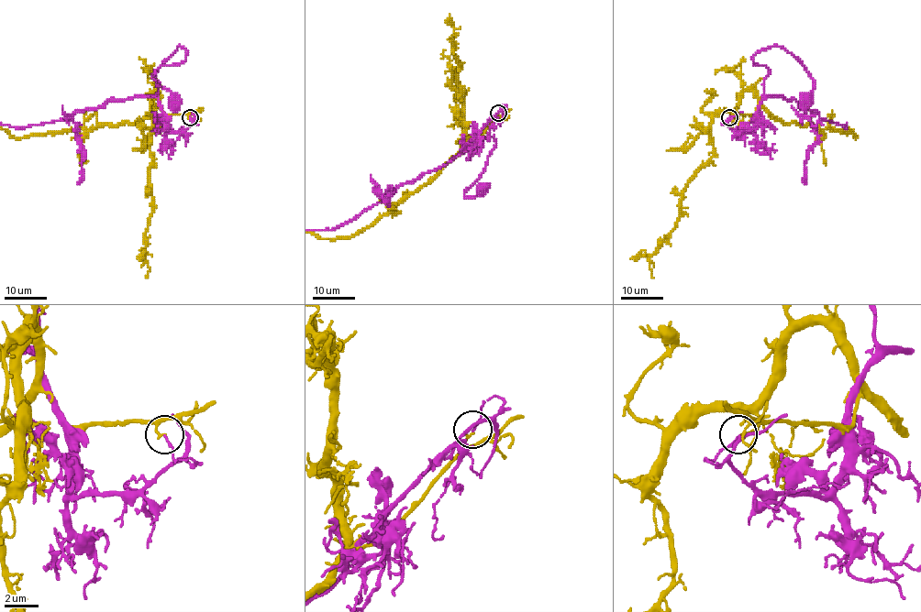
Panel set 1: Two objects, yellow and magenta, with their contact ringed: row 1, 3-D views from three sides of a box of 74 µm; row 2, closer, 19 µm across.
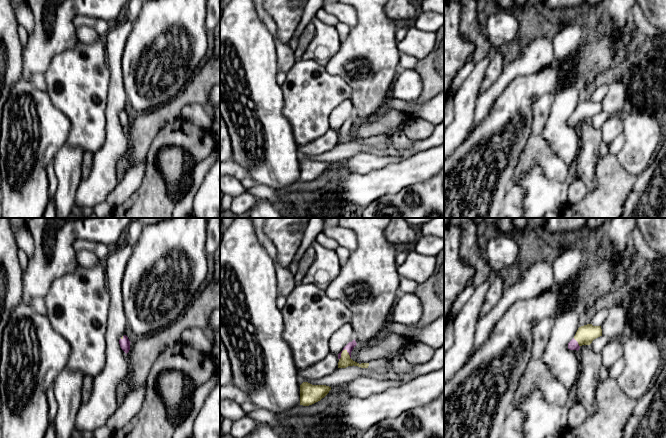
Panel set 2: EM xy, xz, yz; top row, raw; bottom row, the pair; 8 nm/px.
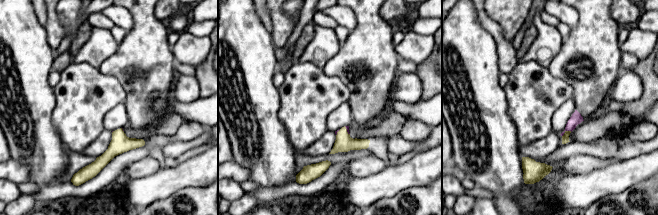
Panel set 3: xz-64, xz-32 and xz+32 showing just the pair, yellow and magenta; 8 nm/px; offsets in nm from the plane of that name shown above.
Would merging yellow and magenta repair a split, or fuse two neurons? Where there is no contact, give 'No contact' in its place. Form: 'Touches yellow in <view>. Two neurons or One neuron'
Touches yellow in xz. Two neurons

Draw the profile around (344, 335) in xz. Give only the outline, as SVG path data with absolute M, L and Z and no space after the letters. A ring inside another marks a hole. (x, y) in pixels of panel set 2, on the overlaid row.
M350 323L344 324L330 338L330 353L338 355L343 348L354 340L354 331Z

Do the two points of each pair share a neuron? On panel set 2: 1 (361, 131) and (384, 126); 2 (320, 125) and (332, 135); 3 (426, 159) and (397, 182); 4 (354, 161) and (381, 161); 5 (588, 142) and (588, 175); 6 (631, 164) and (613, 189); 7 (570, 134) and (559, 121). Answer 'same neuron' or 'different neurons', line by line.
1: same neuron
2: different neurons
3: same neuron
4: same neuron
5: same neuron
6: different neurons
7: same neuron

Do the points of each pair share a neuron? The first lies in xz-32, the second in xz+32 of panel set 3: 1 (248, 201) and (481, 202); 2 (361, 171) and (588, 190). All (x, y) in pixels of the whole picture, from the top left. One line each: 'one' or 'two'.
1: two
2: two

